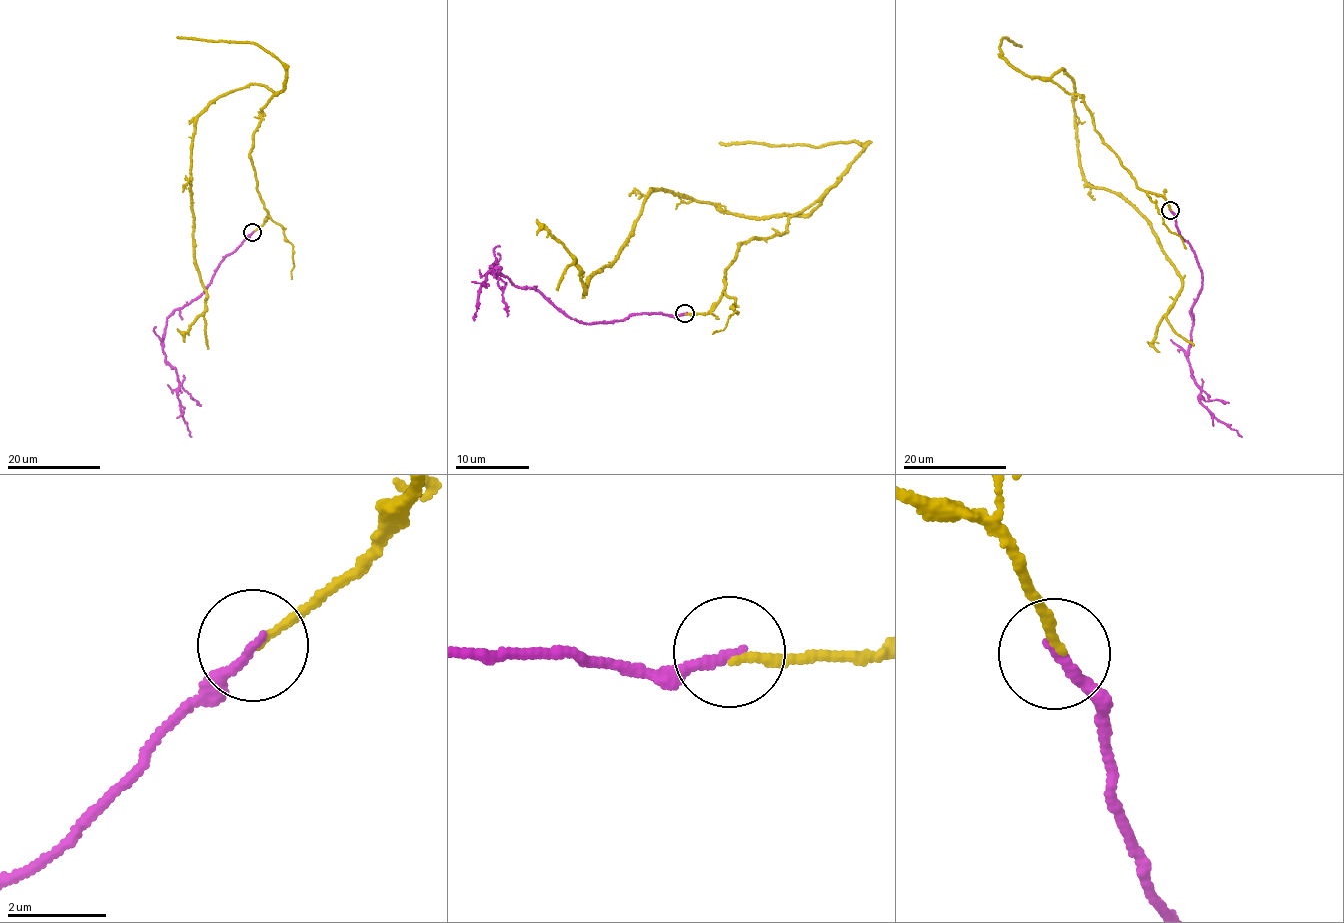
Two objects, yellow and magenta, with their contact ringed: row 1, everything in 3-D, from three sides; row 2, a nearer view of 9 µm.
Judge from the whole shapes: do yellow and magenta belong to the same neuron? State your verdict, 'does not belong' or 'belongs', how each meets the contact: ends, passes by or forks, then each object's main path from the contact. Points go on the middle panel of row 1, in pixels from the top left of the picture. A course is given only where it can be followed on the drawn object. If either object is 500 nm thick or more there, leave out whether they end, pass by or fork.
belongs; yellow ends; magenta ends; course yellow (685, 314), (721, 297), (741, 244), (820, 202), (736, 216), (654, 188), (586, 293), (576, 260), (537, 235); course magenta (685, 312), (577, 322), (491, 264), (501, 269), (496, 277), (489, 272), (481, 285), (474, 321)

